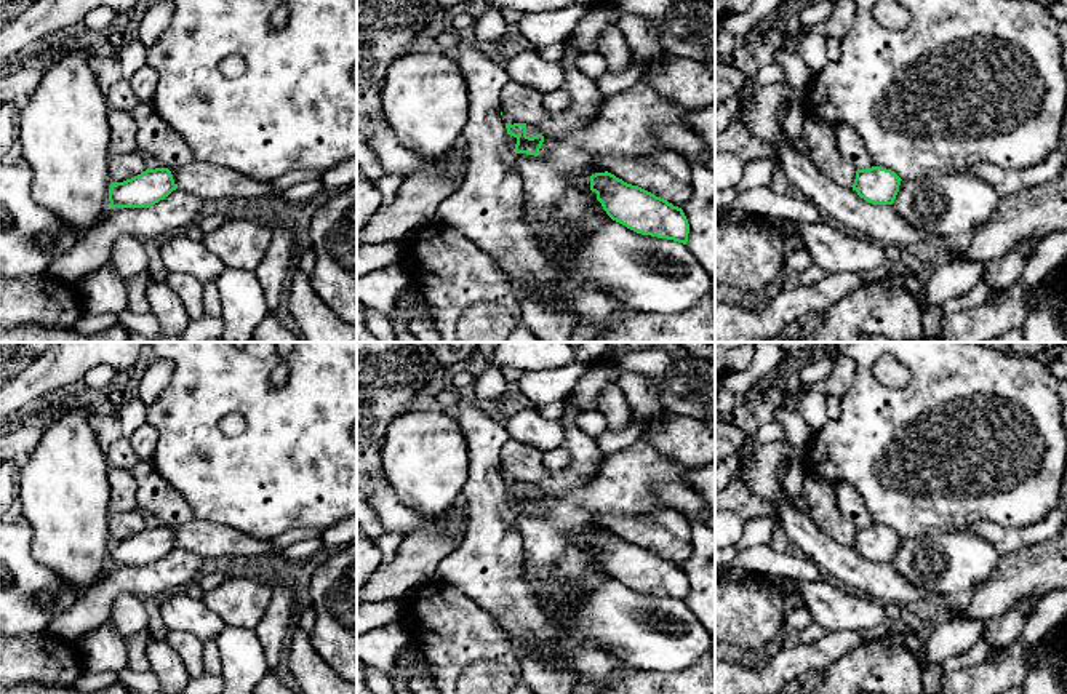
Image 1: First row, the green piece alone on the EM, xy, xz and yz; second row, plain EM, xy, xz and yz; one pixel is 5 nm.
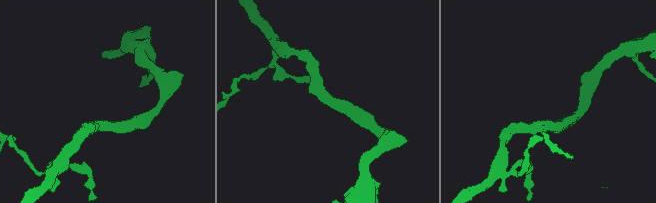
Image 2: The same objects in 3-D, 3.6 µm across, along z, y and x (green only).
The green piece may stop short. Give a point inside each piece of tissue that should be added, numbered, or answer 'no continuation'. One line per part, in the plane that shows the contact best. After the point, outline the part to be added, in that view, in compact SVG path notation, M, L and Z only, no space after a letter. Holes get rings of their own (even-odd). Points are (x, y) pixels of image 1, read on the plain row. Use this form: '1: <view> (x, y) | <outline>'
no continuation

